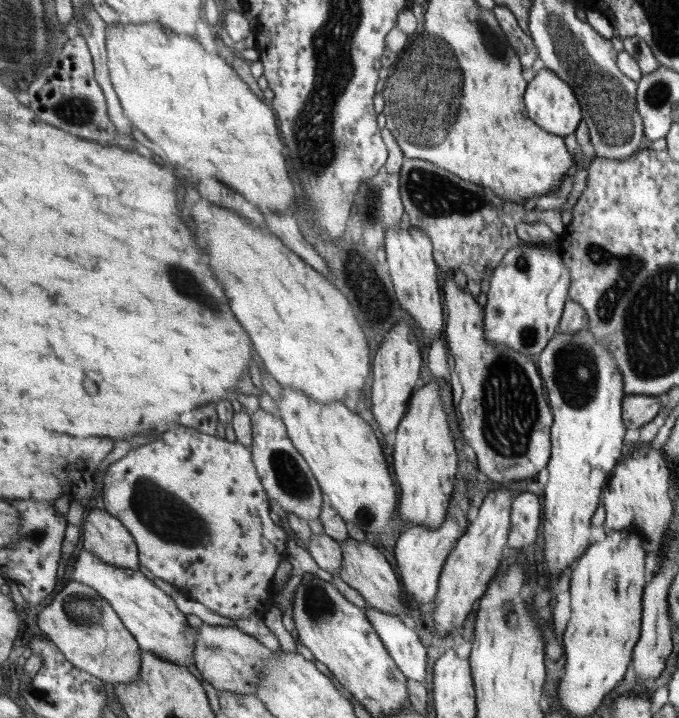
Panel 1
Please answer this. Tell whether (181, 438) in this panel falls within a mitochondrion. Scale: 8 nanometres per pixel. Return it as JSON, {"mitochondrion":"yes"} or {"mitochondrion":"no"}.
{"mitochondrion":"no"}

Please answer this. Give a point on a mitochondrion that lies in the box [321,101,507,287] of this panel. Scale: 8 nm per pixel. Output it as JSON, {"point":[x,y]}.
{"point":[423,189]}

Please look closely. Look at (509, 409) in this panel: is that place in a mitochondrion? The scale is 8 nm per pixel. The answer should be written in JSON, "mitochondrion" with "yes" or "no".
{"mitochondrion":"yes"}

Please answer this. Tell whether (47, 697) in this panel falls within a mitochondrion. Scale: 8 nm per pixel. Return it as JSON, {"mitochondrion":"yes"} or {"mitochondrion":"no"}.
{"mitochondrion":"yes"}

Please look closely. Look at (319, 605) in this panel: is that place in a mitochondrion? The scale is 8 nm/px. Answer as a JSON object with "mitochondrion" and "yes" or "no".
{"mitochondrion":"yes"}

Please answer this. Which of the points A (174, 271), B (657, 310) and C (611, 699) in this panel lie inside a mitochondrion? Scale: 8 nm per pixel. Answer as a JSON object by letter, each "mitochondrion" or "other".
{"A":"mitochondrion","B":"mitochondrion","C":"other"}

